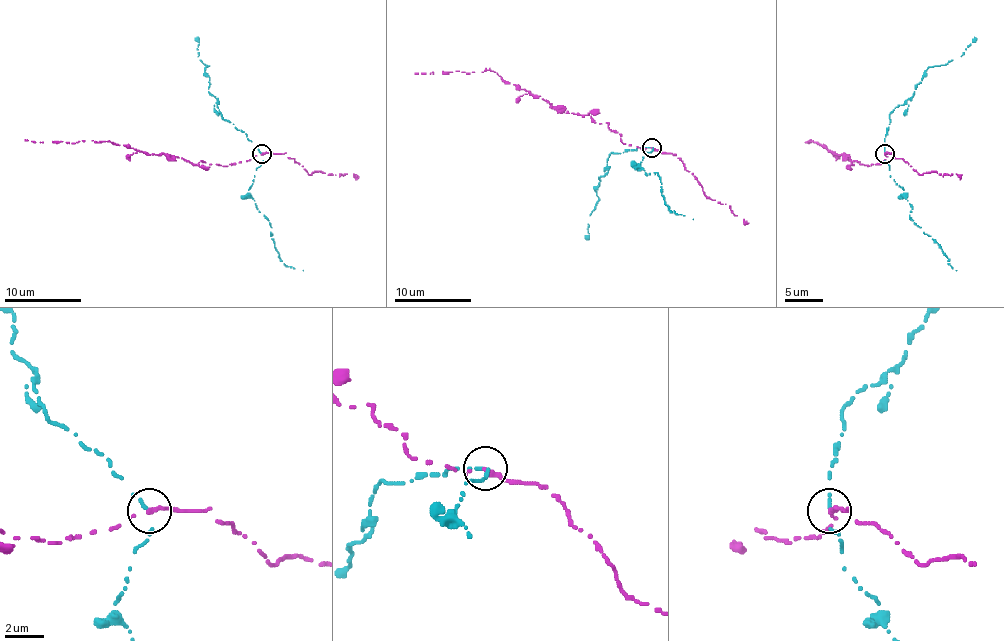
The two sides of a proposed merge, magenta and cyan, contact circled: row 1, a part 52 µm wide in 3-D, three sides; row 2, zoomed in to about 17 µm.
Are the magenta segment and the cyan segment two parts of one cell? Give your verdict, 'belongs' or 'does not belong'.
does not belong

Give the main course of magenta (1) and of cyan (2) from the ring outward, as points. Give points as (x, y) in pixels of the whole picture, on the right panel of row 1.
1: (884, 154), (886, 160), (880, 164), (851, 164), (846, 154), (832, 154), (813, 141), (807, 143), (811, 139)
2: (884, 152), (886, 131), (893, 110), (907, 100), (928, 68), (960, 57), (976, 37)

